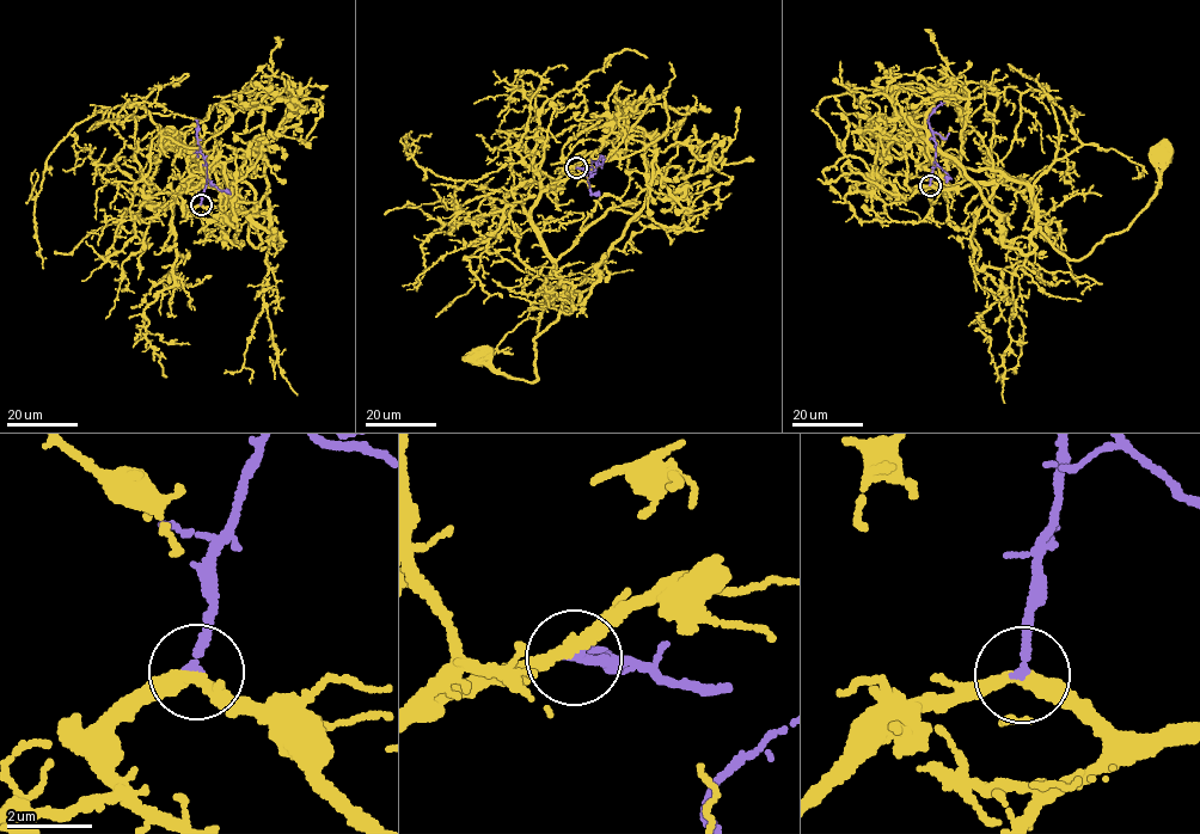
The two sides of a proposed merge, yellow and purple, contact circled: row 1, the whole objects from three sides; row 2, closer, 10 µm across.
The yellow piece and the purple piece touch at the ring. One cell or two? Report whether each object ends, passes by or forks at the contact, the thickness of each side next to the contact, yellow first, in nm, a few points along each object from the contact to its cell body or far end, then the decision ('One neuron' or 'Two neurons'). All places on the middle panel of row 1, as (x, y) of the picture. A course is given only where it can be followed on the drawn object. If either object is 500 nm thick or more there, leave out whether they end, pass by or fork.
At the ring yellow passes by. At the ring purple ends. Thickness 280 nm (yellow) against 200 nm. Course of yellow: (576, 169), (544, 190), (531, 213), (564, 292), (558, 318), (533, 341), (537, 378), (510, 379), (478, 357). Course of purple: (576, 169), (595, 170), (601, 155), (601, 167). One neuron

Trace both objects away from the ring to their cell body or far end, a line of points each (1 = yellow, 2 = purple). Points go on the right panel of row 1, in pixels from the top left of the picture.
1: (930, 185), (1028, 183), (1040, 230), (1059, 252), (1079, 259), (1146, 208), (1161, 185), (1164, 152)
2: (930, 185), (936, 146), (929, 116), (944, 103)

